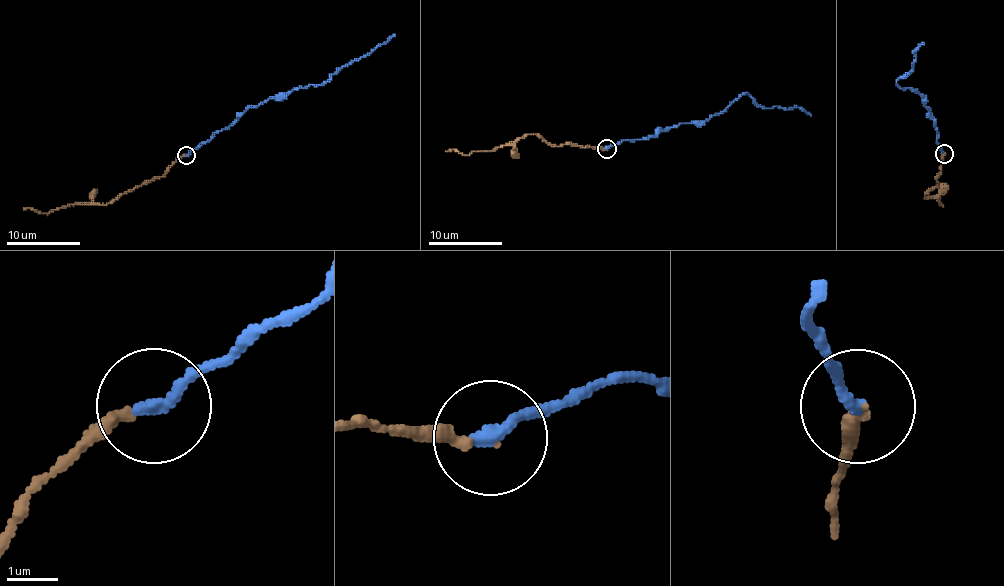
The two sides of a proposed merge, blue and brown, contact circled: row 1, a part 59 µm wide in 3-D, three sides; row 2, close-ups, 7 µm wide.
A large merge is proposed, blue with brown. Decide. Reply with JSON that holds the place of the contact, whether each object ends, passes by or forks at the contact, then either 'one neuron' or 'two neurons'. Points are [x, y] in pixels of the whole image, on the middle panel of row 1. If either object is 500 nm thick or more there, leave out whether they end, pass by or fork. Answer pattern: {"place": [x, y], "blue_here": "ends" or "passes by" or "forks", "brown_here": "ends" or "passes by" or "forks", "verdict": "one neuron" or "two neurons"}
{"place": [607, 148], "blue_here": "ends", "brown_here": "ends", "verdict": "one neuron"}

